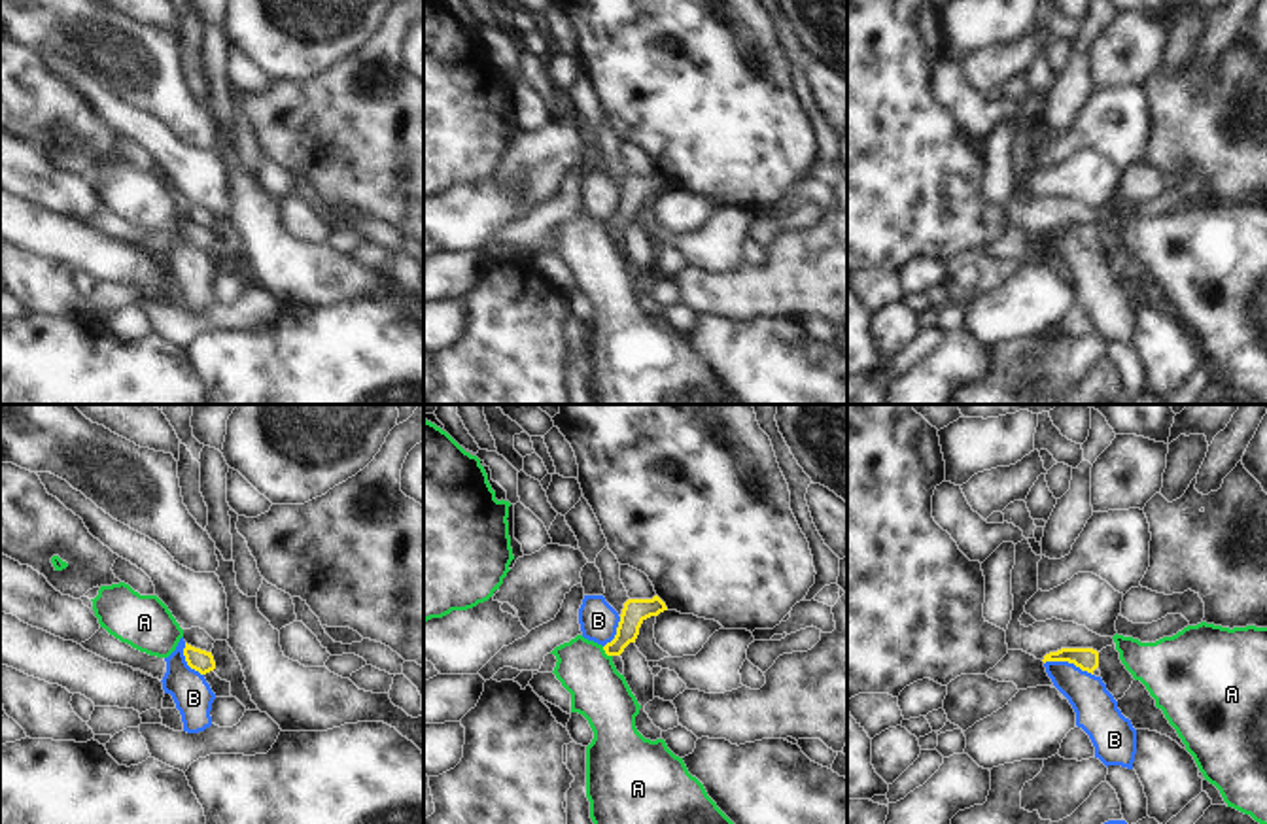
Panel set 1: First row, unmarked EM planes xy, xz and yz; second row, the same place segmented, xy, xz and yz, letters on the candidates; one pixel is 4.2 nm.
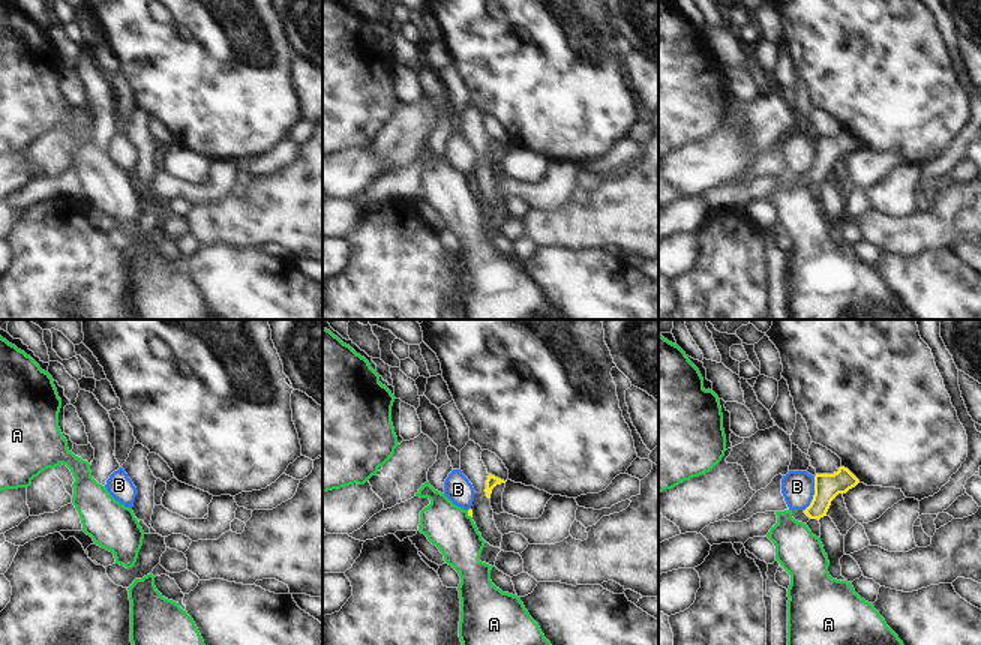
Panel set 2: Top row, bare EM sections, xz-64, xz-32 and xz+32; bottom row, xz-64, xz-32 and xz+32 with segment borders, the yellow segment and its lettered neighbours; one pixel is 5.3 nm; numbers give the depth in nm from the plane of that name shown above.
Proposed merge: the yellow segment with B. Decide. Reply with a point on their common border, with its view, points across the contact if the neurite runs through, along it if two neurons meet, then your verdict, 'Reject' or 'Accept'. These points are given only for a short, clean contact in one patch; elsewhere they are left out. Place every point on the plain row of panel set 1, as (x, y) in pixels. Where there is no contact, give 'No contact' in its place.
Touches yellow at yz (1069, 239). Boundary: yz (1044, 239), (1073, 239), (1092, 252). Reject.

